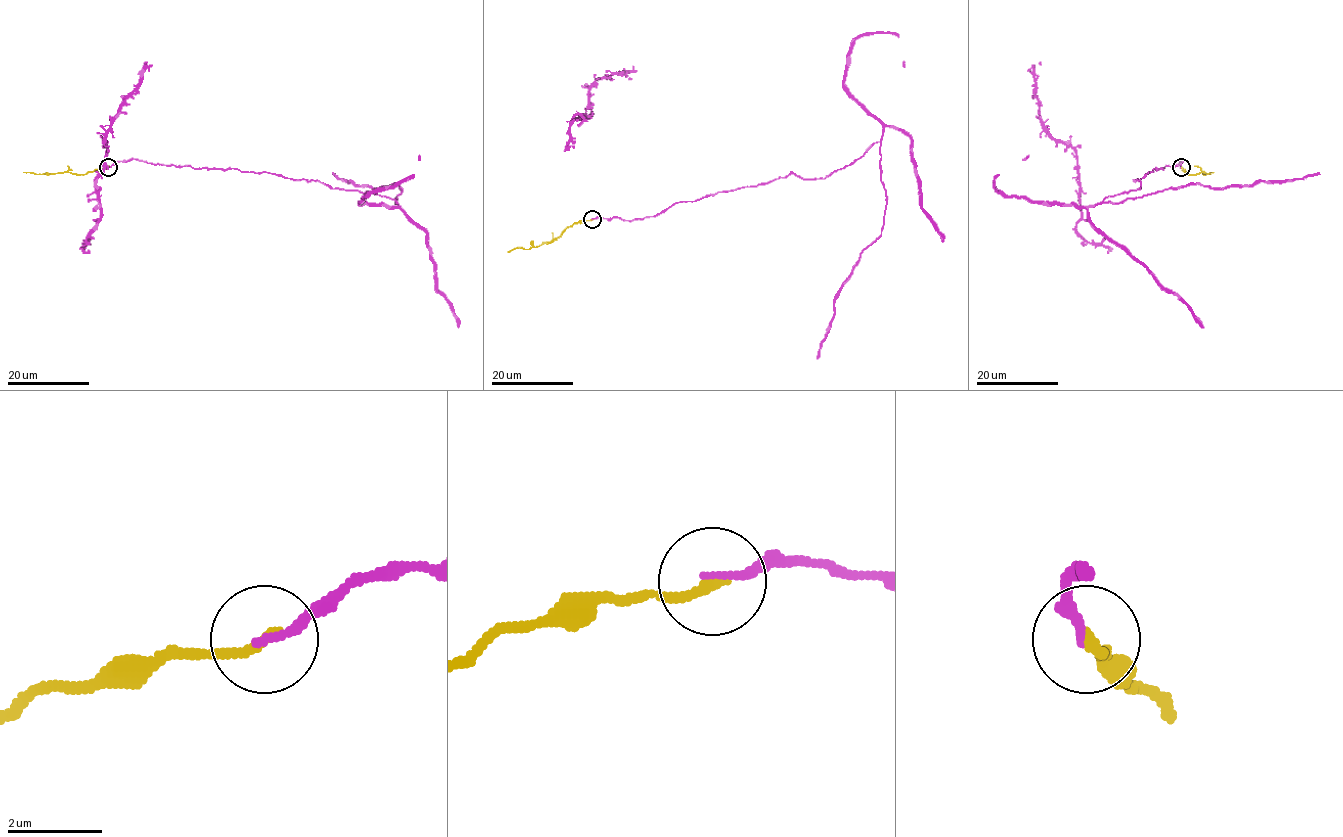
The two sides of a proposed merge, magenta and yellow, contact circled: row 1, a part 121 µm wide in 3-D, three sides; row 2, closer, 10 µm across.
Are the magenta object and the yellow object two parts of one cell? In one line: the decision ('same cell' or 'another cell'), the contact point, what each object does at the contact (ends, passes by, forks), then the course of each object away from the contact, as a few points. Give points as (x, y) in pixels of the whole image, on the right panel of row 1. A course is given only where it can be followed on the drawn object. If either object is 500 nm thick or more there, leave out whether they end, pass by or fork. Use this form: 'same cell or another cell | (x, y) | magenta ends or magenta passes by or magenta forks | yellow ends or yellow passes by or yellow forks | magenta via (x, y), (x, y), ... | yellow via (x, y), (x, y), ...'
same cell | (1181, 167) | magenta ends | yellow ends | magenta via (1180, 167), (1179, 159), (1153, 169), (1135, 180), (1140, 188), (1103, 201), (1320, 174) | yellow via (1181, 167), (1188, 174), (1214, 172)

